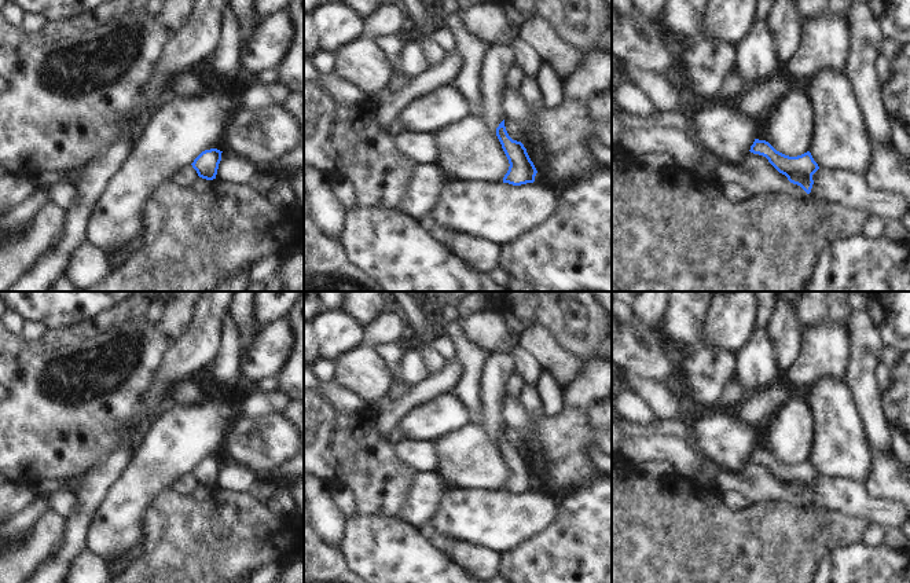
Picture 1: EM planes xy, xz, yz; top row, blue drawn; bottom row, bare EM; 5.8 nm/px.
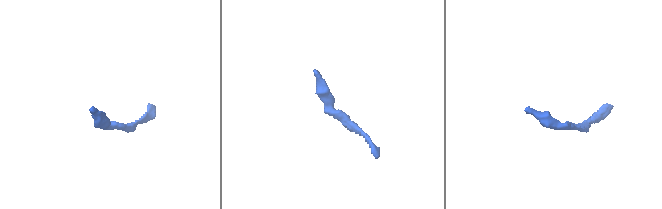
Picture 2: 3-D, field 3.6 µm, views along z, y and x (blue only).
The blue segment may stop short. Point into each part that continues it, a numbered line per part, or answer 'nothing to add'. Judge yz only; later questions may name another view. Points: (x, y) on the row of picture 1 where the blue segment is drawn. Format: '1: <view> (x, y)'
nothing to add

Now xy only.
nothing to add

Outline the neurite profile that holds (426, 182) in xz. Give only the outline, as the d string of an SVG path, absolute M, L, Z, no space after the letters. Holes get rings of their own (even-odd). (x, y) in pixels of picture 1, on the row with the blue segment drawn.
M419 164L412 173L406 197L396 205L396 209L425 223L448 179L439 165Z

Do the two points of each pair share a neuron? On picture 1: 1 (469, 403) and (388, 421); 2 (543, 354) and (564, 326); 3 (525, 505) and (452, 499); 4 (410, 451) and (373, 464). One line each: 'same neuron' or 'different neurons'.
1: different neurons
2: different neurons
3: same neuron
4: different neurons

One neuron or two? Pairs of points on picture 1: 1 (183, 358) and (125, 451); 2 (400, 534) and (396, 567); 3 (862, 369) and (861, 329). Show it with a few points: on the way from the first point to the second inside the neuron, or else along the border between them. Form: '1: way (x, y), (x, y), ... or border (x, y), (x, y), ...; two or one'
1: way (164, 381), (153, 406), (135, 428); one
2: way (396, 542), (396, 558); one
3: way (862, 359), (862, 338); one

